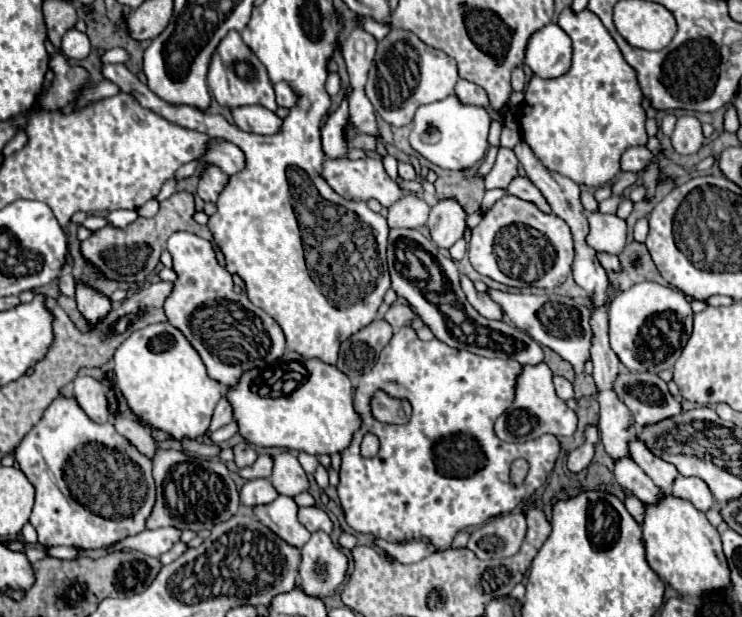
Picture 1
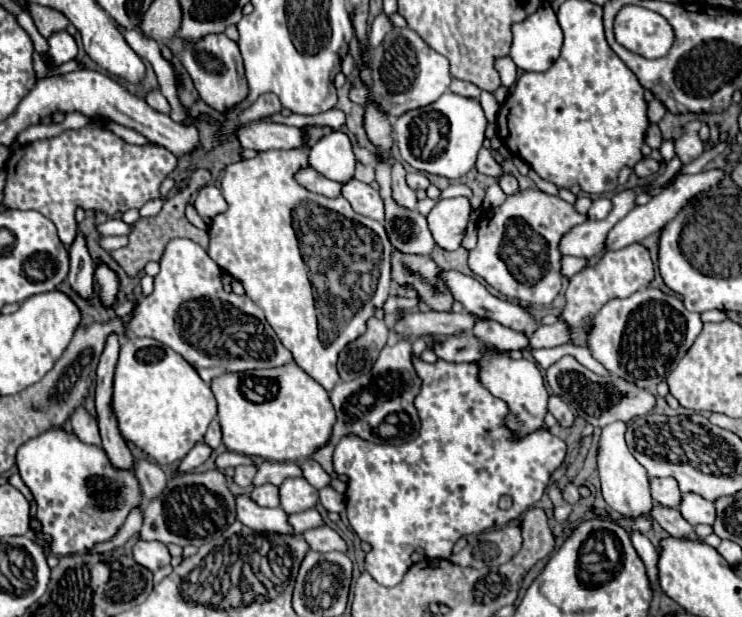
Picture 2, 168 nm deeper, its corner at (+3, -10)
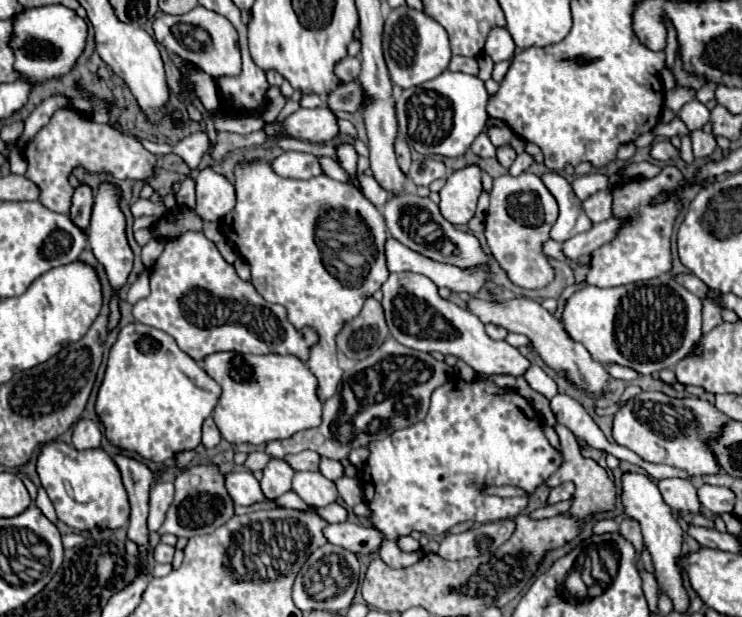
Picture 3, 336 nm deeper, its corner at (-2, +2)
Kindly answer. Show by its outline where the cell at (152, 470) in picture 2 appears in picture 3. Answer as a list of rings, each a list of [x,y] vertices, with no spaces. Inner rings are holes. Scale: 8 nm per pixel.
[[[160,482],[152,486],[150,490],[150,514],[148,514],[148,528],[158,530],[164,522],[164,514],[172,502],[174,496],[174,484],[172,482]]]

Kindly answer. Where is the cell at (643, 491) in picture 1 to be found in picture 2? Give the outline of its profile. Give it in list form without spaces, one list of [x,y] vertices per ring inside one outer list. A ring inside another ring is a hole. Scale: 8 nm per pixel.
[[[655,506],[651,512],[651,518],[655,522],[659,522],[671,536],[675,538],[683,538],[683,540],[699,540],[693,526],[683,520],[681,512],[677,508],[663,508],[663,506]]]

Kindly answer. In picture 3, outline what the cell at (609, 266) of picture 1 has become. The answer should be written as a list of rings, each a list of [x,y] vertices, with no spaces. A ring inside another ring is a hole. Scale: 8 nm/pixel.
[[[548,240],[548,244],[544,244],[544,252],[546,252],[550,258],[556,258],[556,260],[566,260],[566,254],[562,252],[562,244],[560,244],[560,242]]]

